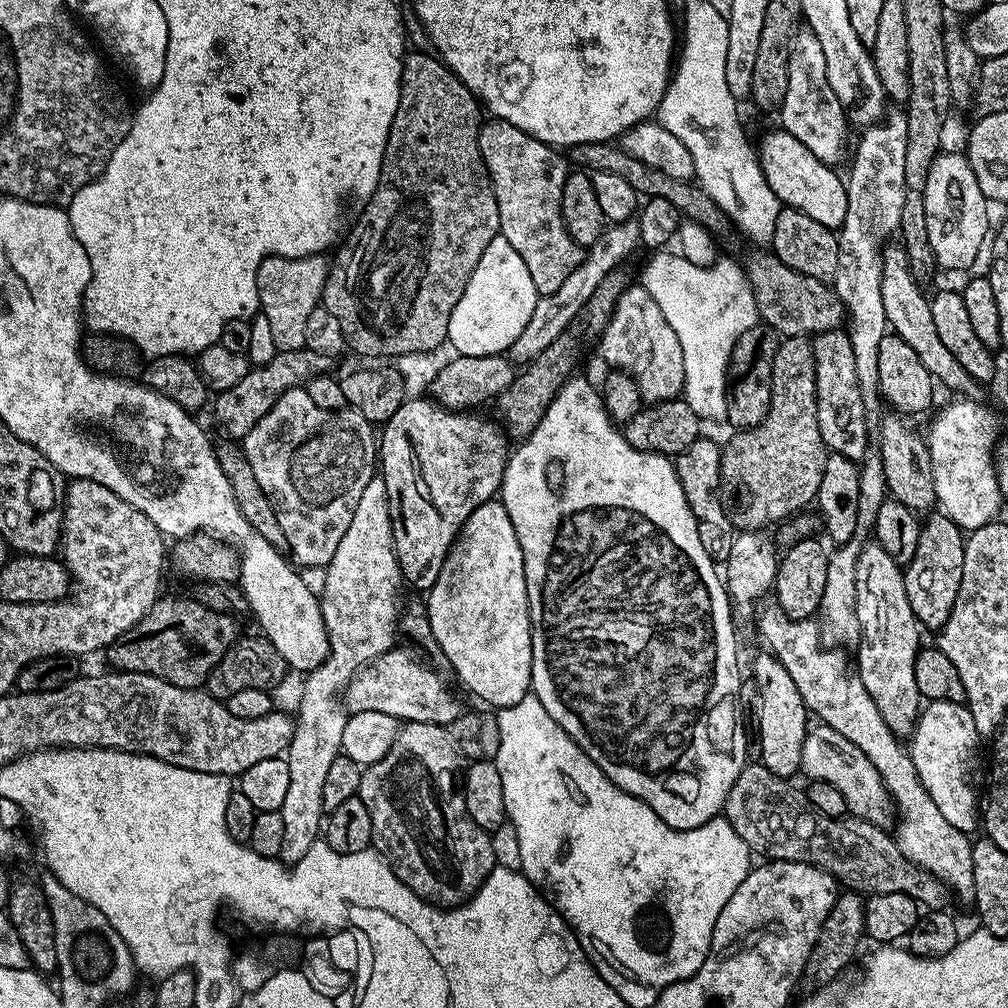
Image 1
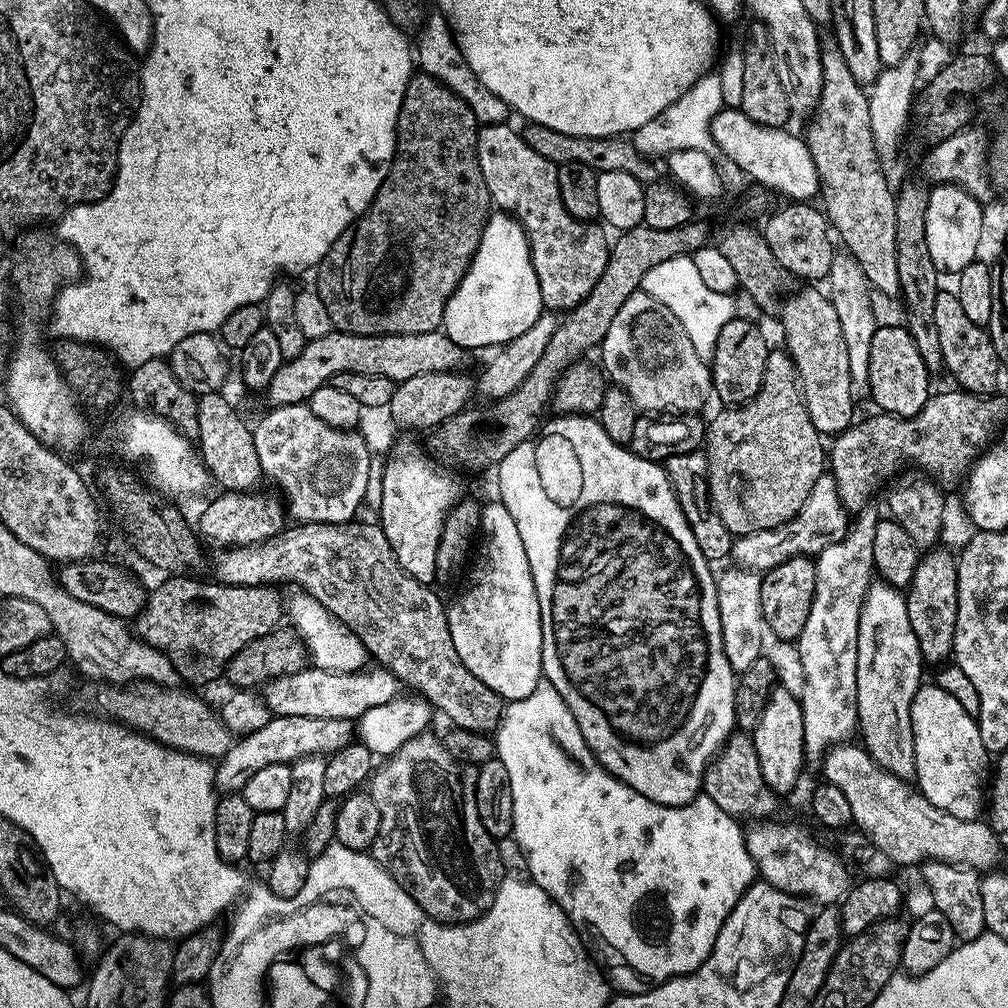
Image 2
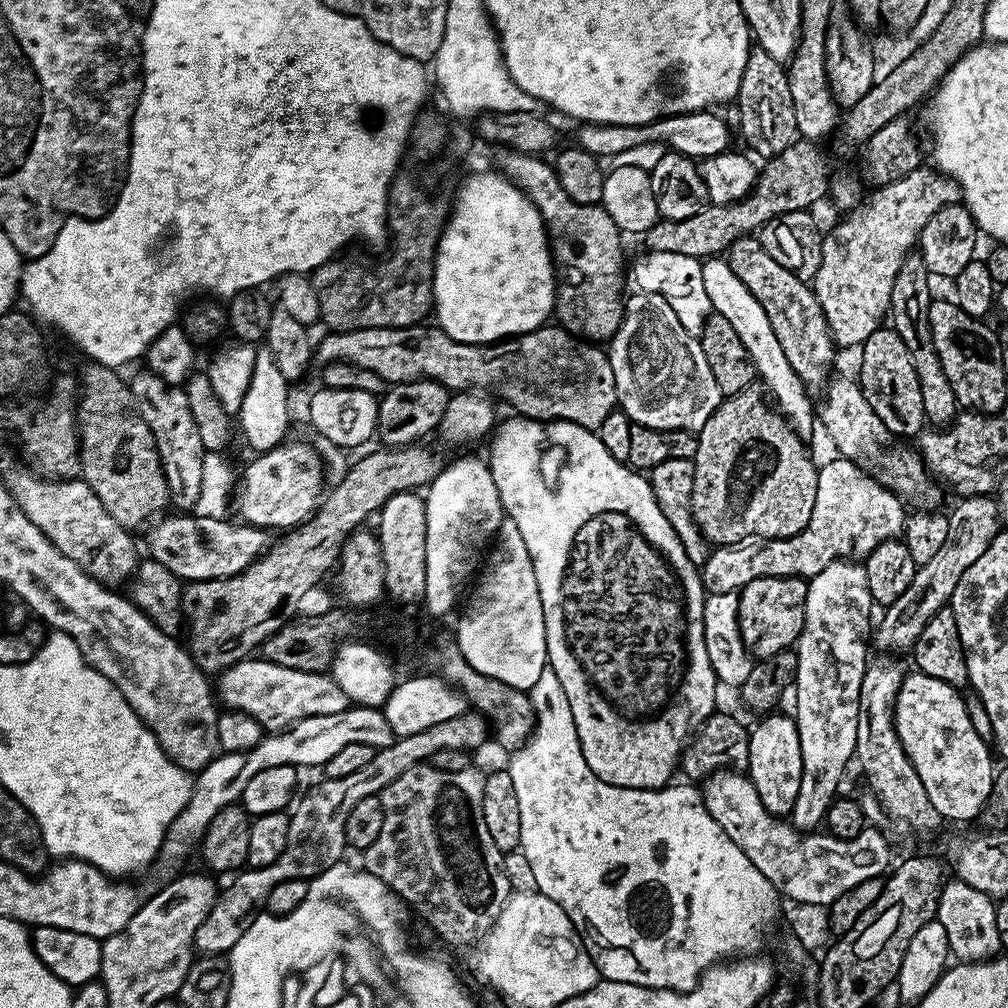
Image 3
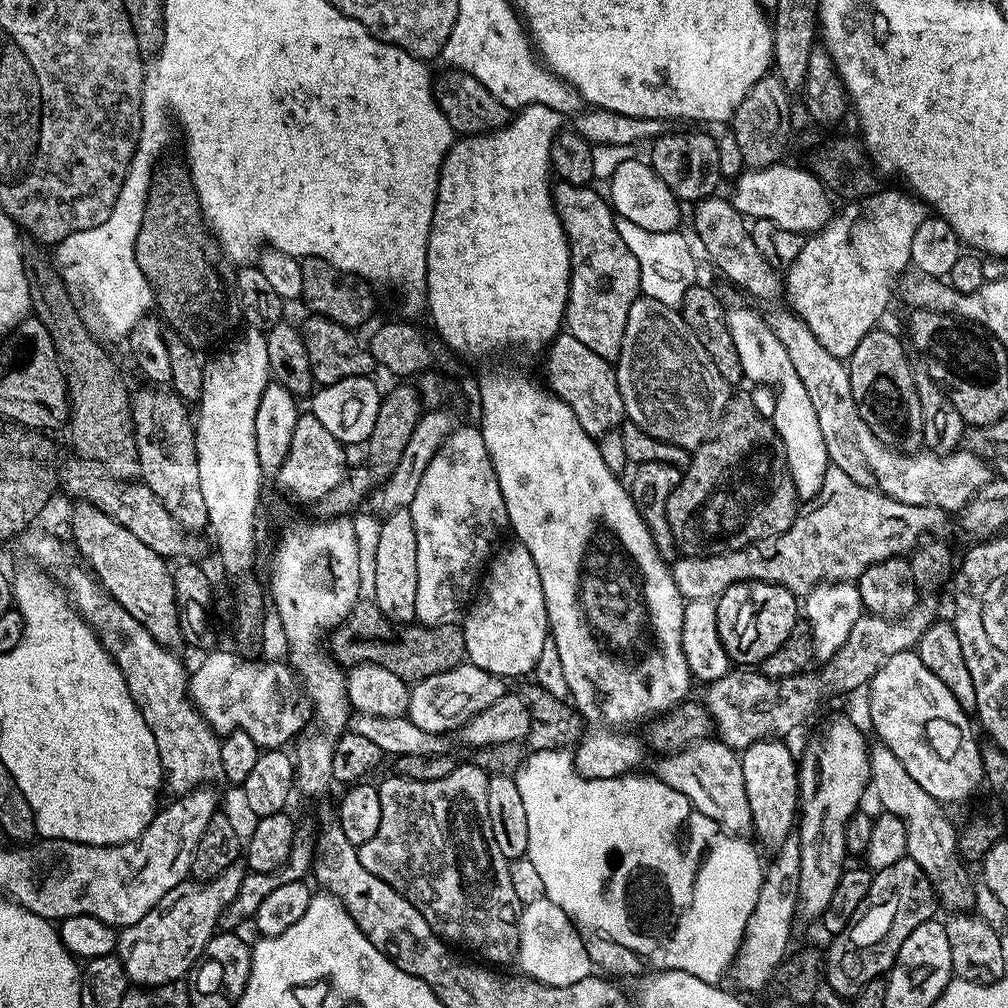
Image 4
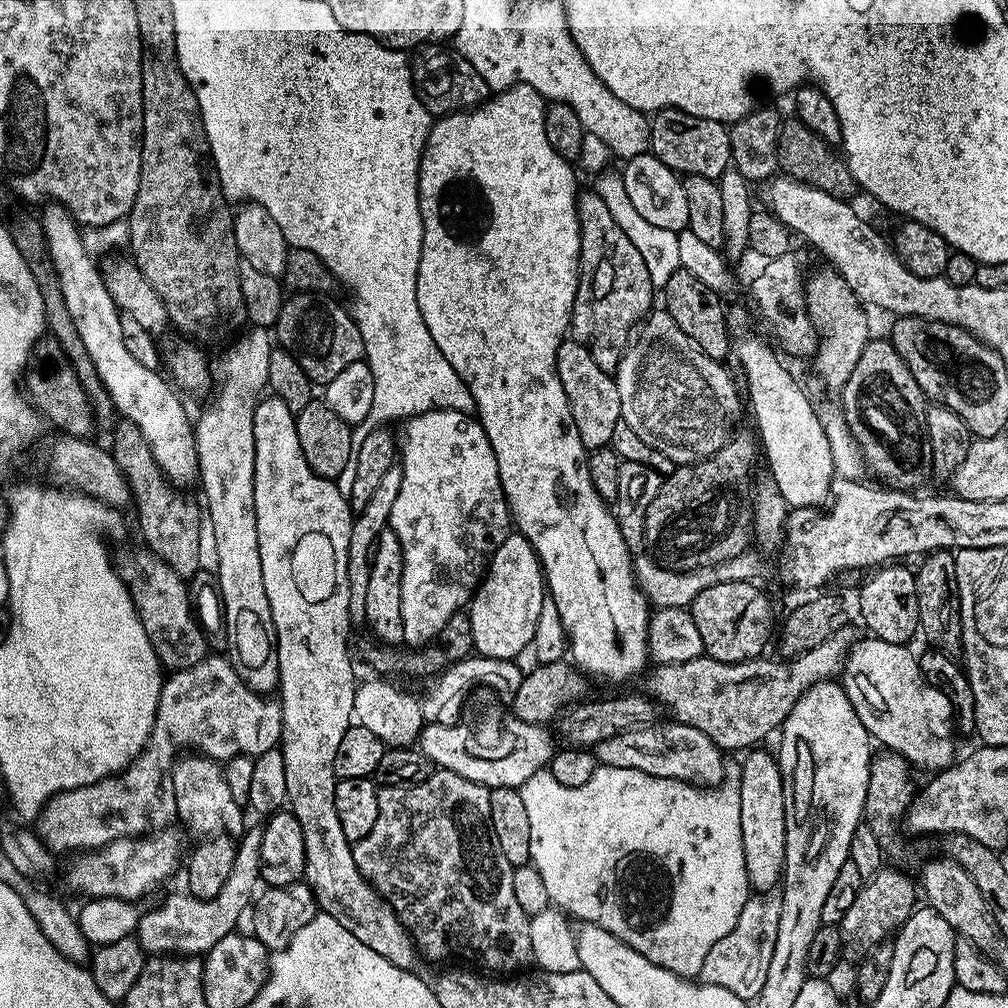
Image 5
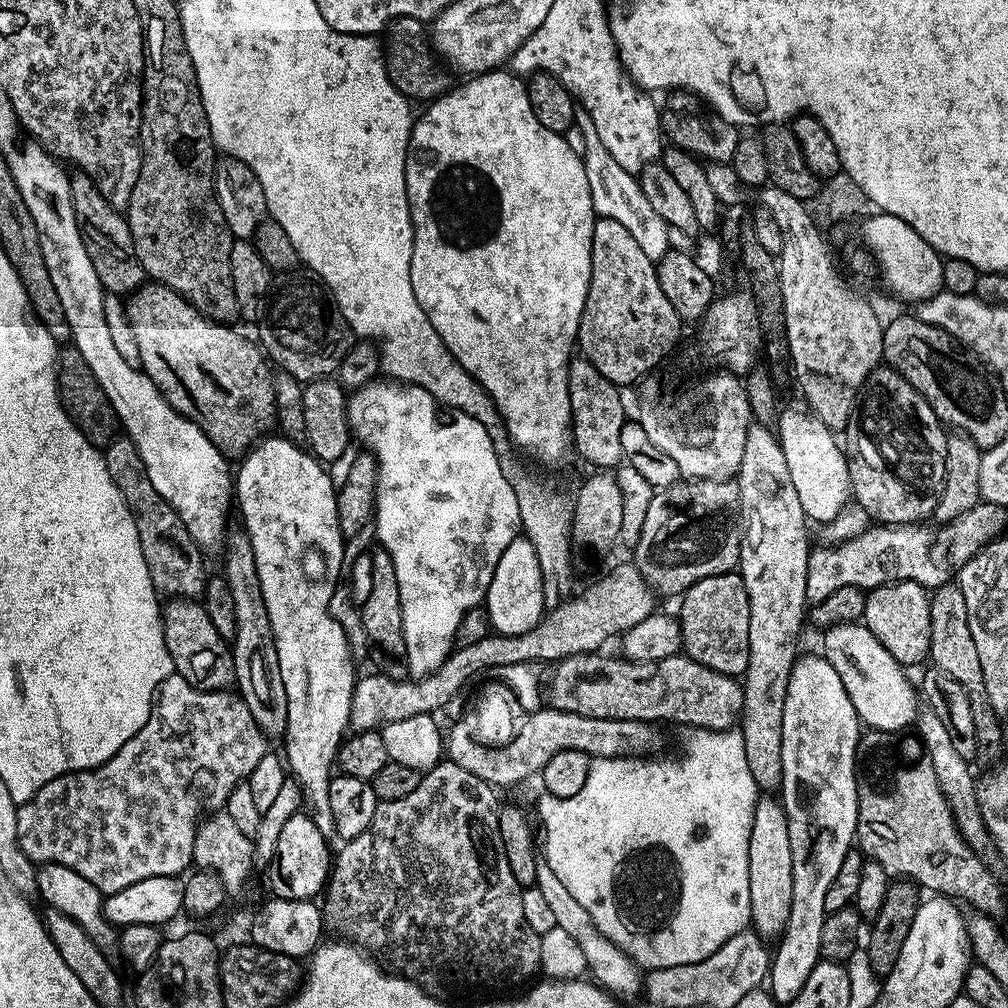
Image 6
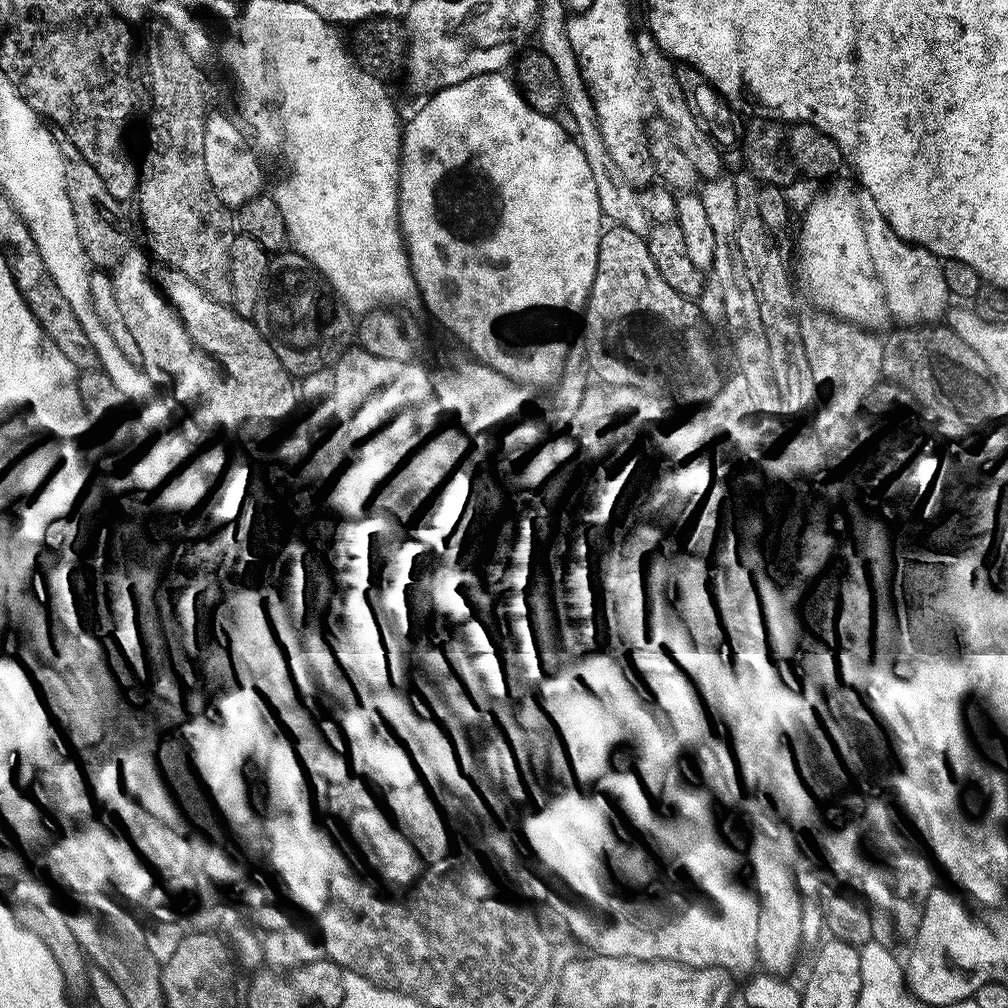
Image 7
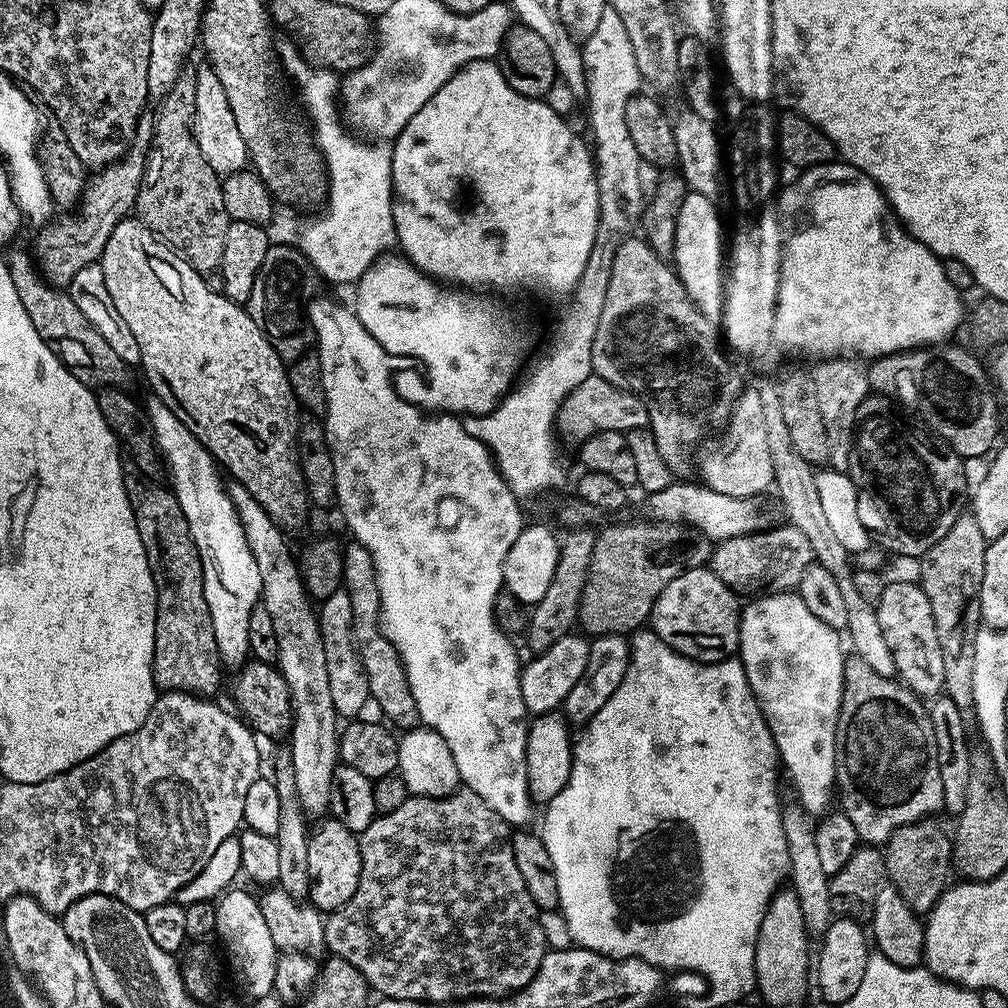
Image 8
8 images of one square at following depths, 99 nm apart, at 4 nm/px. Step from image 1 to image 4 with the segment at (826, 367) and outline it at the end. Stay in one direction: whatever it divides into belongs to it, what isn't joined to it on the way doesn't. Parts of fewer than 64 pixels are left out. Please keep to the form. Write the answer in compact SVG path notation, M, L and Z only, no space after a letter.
M723 195L707 196L704 200L695 201L692 212L692 224L696 227L696 236L700 239L700 244L704 247L704 252L716 263L718 271L722 272L732 283L744 291L749 292L756 300L776 300L784 296L784 281L781 273L774 267L764 255L754 246L754 238L749 225L739 210L732 205L731 199L722 198Z

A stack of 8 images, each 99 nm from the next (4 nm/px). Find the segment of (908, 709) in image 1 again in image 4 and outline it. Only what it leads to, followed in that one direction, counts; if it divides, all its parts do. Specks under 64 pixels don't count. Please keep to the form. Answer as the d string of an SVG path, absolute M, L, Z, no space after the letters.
M876 742L871 745L868 761L870 762L870 788L876 791L876 796L880 799L880 808L883 811L894 814L904 824L904 837L906 838L906 846L904 852L907 859L918 862L918 866L922 866L922 870L930 878L930 882L936 888L936 895L939 903L944 904L948 910L968 910L972 904L972 884L968 881L968 872L965 861L961 859L957 851L957 825L952 825L952 820L943 812L941 801L934 799L930 794L926 794L926 790L922 790L922 786L918 786L918 782L914 782L914 778L910 778L910 774L906 774L906 766L902 766L902 762L898 762L898 758L894 758L894 750L890 750L885 744Z

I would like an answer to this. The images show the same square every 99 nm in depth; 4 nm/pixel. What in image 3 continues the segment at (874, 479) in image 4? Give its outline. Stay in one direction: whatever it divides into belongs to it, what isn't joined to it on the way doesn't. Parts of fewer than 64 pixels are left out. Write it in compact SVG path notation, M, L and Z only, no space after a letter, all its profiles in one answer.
M840 378L831 382L826 400L818 410L818 418L827 434L832 438L837 452L843 459L850 460L875 476L885 488L891 489L900 499L914 508L935 507L942 496L941 487L930 477L924 464L923 457L917 449L894 448L882 443L880 434L882 422L874 410L871 409L865 395L860 390L859 383L855 380Z

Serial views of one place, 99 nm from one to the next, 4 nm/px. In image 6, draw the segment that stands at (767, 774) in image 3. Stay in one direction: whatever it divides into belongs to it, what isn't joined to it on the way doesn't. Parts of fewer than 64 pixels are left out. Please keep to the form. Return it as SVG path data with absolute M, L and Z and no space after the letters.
M764 794L756 801L754 820L750 826L748 861L750 862L751 927L766 938L779 937L786 926L786 918L790 916L794 874L790 854L788 816L784 813L783 803L775 795Z

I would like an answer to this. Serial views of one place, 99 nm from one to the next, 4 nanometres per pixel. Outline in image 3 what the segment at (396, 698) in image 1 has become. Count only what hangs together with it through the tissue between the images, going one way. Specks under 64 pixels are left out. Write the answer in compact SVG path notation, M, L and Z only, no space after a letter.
M245 658L237 664L231 664L224 672L219 673L218 680L219 699L224 699L229 709L250 714L250 718L254 718L269 733L283 732L302 718L318 714L338 714L350 706L348 695L340 689L331 675L290 670L263 658Z

